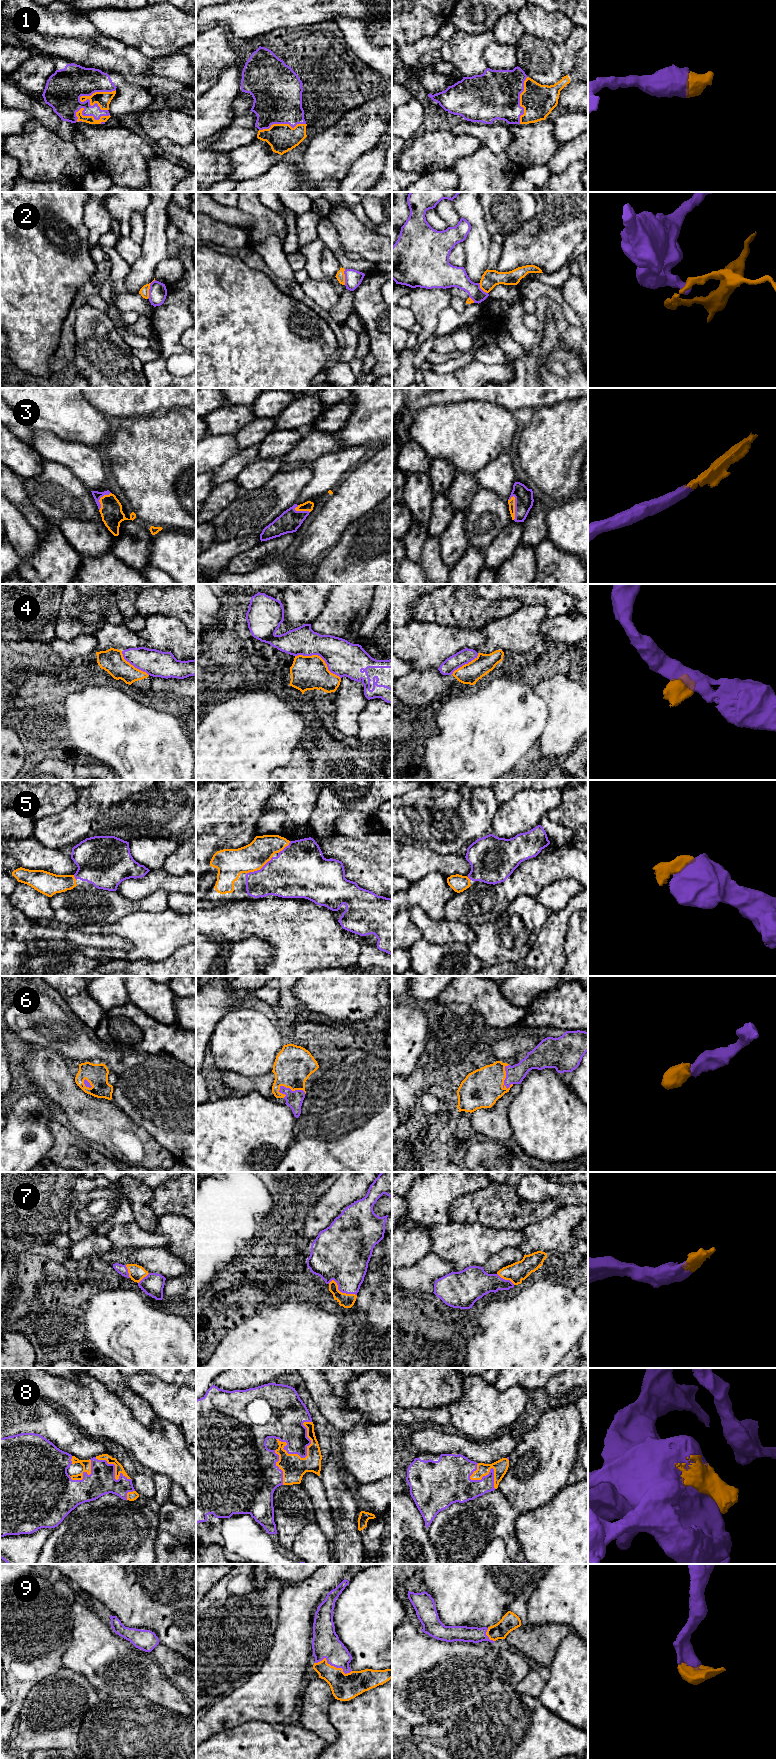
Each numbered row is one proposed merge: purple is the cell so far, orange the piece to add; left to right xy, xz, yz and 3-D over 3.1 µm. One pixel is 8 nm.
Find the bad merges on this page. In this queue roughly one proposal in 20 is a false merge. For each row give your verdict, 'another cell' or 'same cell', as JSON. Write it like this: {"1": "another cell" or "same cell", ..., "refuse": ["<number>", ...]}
{"1": "same cell", "2": "another cell", "3": "same cell", "4": "another cell", "5": "same cell", "6": "same cell", "7": "same cell", "8": "same cell", "9": "same cell", "refuse": ["2", "4"]}

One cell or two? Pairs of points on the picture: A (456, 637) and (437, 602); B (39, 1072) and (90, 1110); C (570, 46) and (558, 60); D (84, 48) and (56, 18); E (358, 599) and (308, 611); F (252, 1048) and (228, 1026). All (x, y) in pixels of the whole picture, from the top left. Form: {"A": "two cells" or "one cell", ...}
{"A": "two cells", "B": "one cell", "C": "one cell", "D": "two cells", "E": "two cells", "F": "one cell"}

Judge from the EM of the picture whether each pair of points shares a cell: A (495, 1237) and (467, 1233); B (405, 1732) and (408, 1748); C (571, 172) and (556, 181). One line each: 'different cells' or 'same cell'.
A: same cell
B: different cells
C: same cell

